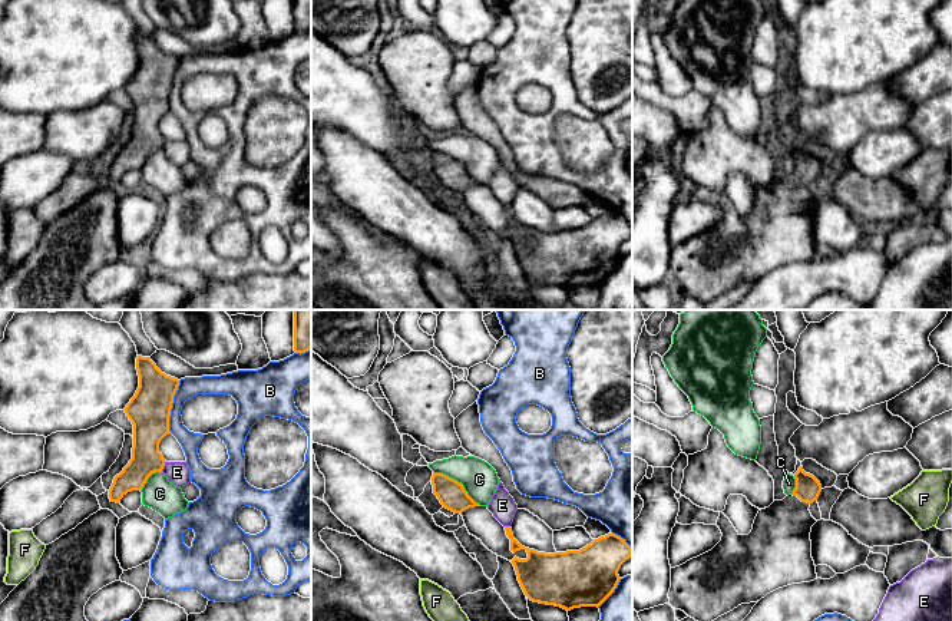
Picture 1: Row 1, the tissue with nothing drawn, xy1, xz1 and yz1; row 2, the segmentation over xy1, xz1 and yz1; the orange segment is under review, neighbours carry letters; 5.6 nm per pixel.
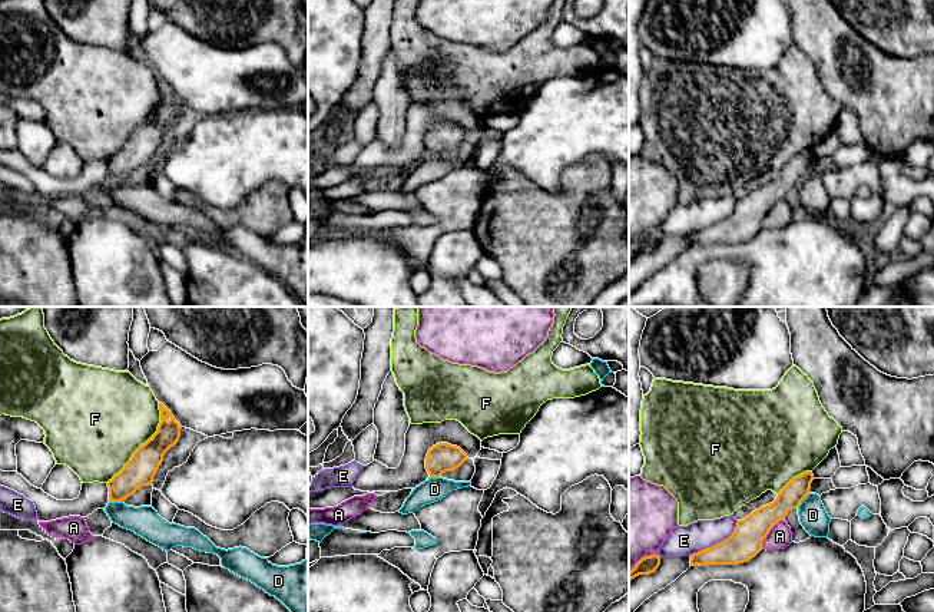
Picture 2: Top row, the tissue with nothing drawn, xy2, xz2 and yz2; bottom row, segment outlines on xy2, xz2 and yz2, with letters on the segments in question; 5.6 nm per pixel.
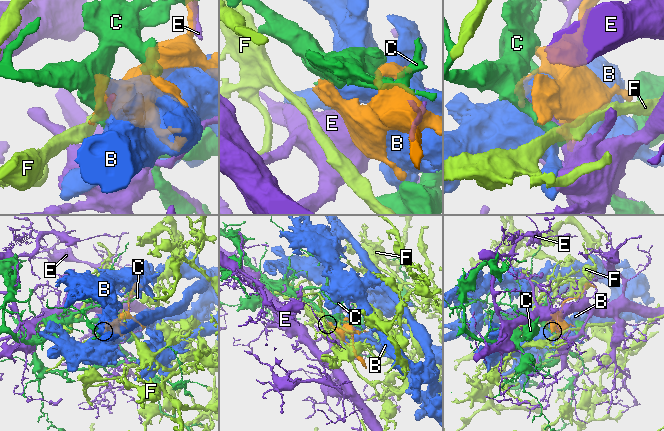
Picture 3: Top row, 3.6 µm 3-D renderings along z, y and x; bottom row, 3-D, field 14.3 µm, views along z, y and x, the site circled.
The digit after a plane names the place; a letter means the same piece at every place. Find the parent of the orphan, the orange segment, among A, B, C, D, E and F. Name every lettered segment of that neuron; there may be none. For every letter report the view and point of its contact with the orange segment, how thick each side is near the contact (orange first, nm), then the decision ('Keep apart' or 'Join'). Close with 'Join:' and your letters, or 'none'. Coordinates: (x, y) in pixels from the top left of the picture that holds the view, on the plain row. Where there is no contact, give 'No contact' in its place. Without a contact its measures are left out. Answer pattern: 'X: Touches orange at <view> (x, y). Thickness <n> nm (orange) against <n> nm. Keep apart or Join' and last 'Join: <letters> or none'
A: Touches orange at yz2 (768, 211). Thickness 180 nm (orange) against 140 nm. Keep apart
B: Touches orange at xy1 (171, 85). Thickness 240 nm (orange) against 120 nm. Keep apart
C: Touches orange at xz1 (458, 161). Thickness 160 nm (orange) against 200 nm. Keep apart
D: Touches orange at yz2 (802, 178). Thickness 130 nm (orange) against 160 nm. Keep apart
E: Touches orange at yz2 (716, 222). Thickness 180 nm (orange) against 180 nm. Keep apart
F: Touches orange at xy2 (145, 122). Thickness 170 nm (orange) against 480 nm. Keep apart
Join: none

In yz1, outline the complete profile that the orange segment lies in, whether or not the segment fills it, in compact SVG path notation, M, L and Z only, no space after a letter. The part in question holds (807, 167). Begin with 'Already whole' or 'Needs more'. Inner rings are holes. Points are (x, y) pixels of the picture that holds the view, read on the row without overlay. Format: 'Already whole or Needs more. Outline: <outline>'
Needs more. Outline: M803 145L794 158L793 172L758 189L748 214L740 214L720 191L721 219L711 229L671 247L672 287L708 303L779 267L817 258L810 219L817 199L809 186L822 163Z

